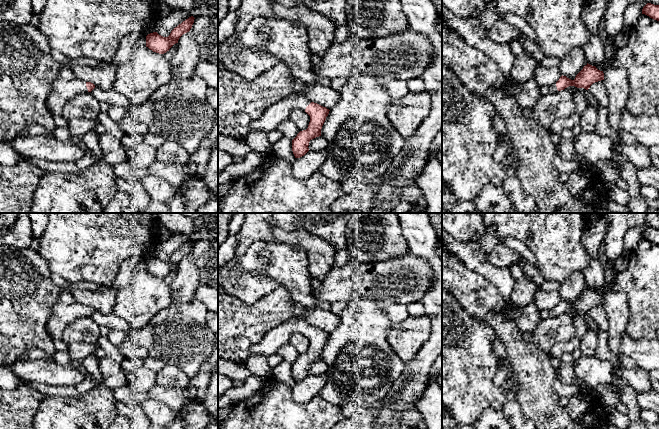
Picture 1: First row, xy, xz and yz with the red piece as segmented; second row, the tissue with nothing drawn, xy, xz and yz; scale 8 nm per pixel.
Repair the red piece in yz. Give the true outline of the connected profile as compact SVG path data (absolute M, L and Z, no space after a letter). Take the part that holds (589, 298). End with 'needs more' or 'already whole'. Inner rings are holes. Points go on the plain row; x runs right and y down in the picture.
M587 287L576 299L574 304L562 299L556 307L549 311L549 313L550 317L556 317L569 310L575 310L577 312L584 312L588 314L593 307L601 304L604 304L603 295L600 295L595 290Z; needs more

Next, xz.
M304 317L291 318L287 322L267 332L264 338L250 347L250 356L273 356L283 345L288 343L294 333L305 335L310 340L310 346L306 354L300 355L292 364L292 375L295 382L304 380L309 375L309 366L321 360L321 353L329 338L329 333L317 327L311 326Z; needs more

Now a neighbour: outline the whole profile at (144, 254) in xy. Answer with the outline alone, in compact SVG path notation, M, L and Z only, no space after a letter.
M156 248L142 249L137 251L136 258L147 260L150 257L156 256Z

